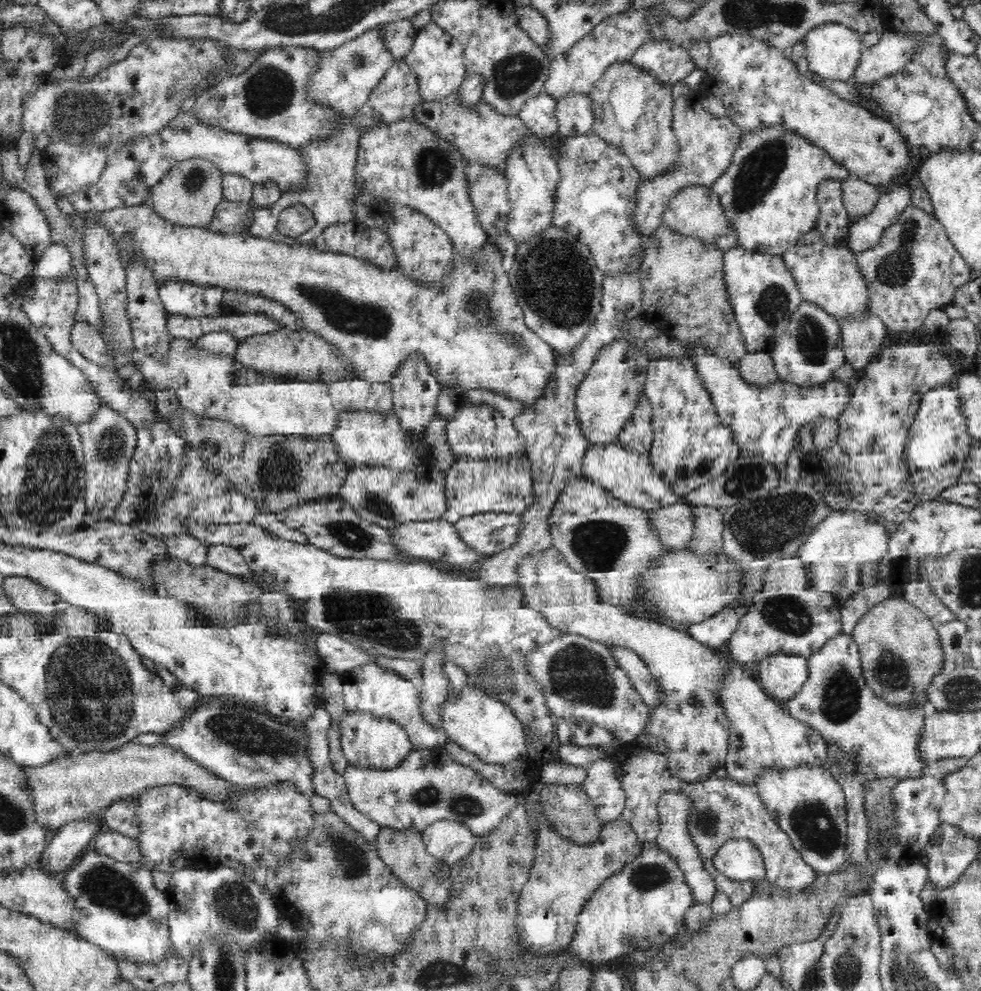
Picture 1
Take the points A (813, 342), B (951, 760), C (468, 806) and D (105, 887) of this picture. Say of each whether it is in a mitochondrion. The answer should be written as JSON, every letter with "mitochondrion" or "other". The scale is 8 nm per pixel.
{"A":"mitochondrion","B":"other","C":"mitochondrion","D":"mitochondrion"}

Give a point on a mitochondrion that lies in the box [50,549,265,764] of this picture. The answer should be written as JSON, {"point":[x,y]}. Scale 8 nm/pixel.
{"point":[110,683]}

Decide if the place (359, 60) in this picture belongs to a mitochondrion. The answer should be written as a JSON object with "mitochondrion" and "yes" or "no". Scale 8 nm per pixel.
{"mitochondrion":"yes"}

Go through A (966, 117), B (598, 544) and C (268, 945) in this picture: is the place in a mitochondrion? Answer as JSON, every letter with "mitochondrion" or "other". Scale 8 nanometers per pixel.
{"A":"other","B":"mitochondrion","C":"mitochondrion"}

